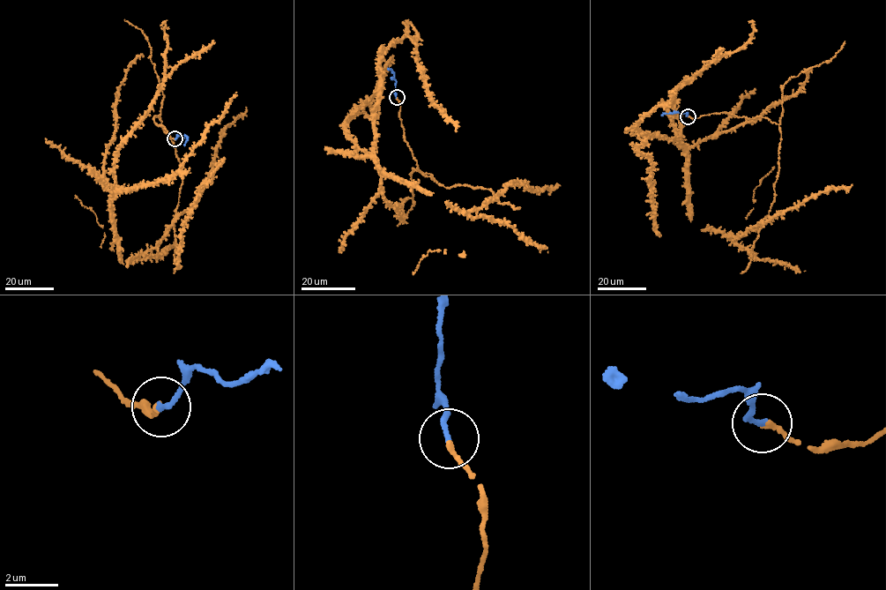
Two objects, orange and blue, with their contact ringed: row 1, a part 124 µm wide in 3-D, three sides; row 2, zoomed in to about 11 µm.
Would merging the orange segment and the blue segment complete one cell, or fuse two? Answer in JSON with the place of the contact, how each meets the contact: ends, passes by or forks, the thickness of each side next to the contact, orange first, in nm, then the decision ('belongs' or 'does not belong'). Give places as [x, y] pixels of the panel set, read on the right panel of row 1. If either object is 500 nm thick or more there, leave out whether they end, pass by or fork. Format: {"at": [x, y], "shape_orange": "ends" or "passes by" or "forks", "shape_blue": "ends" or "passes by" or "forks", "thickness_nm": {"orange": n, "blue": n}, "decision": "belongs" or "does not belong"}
{"at": [688, 116], "shape_orange": "ends", "shape_blue": "ends", "thickness_nm": {"orange": 200, "blue": 200}, "decision": "belongs"}

